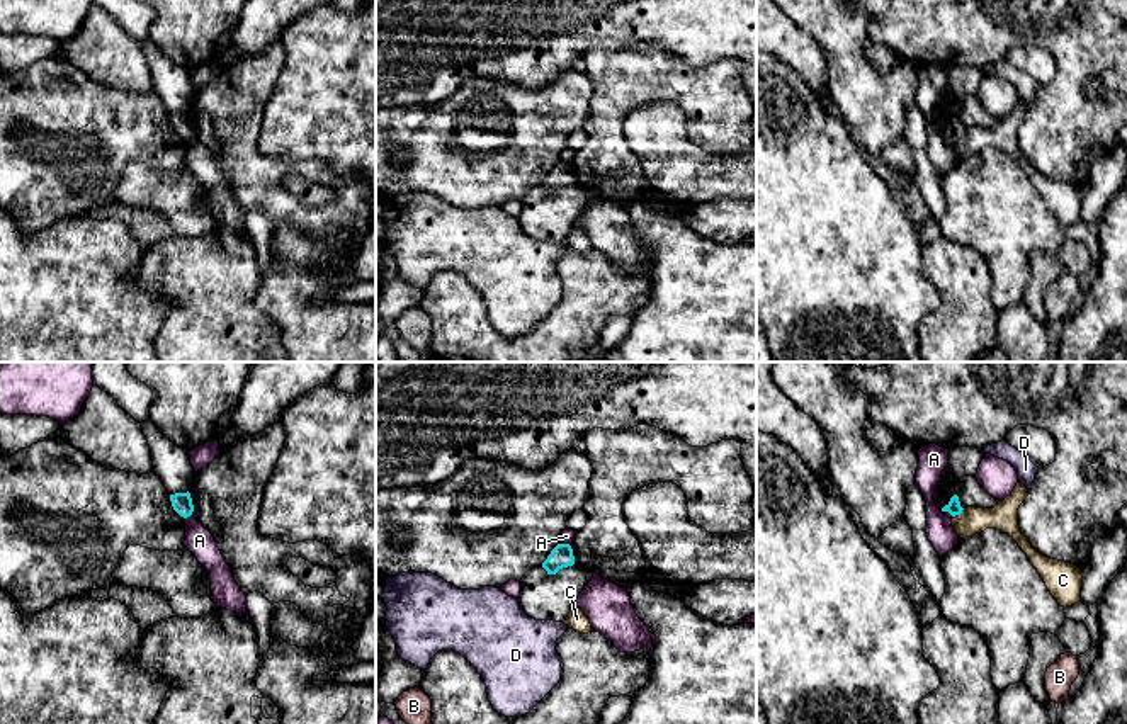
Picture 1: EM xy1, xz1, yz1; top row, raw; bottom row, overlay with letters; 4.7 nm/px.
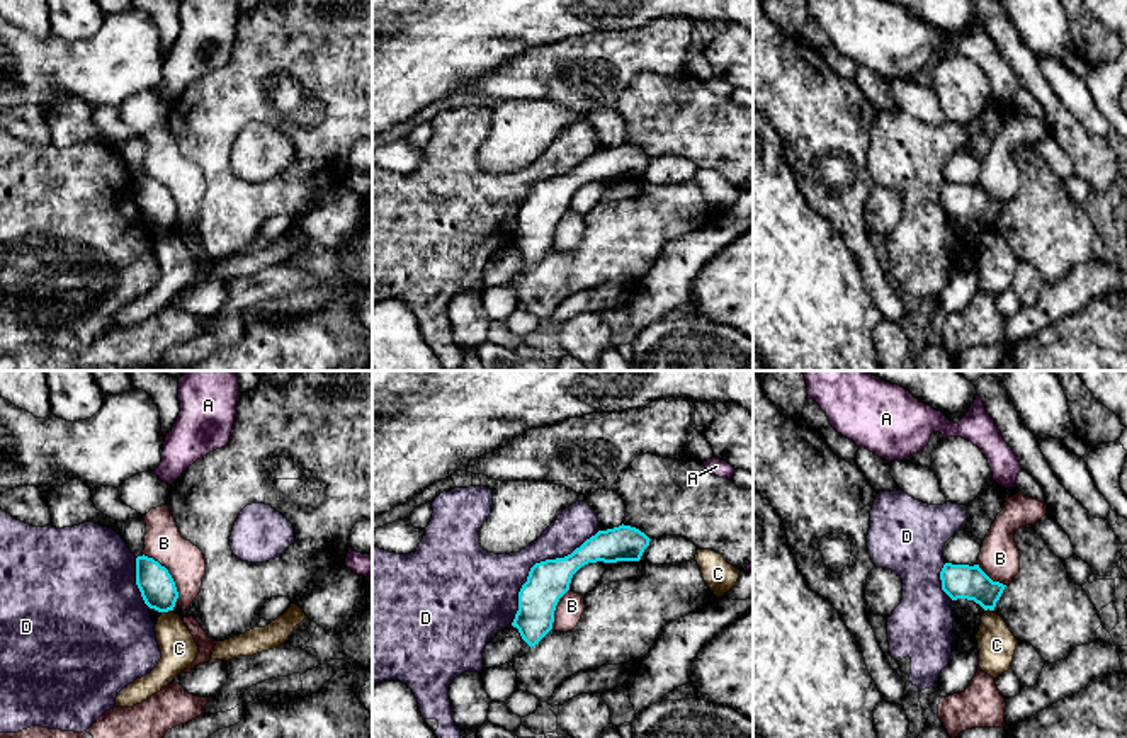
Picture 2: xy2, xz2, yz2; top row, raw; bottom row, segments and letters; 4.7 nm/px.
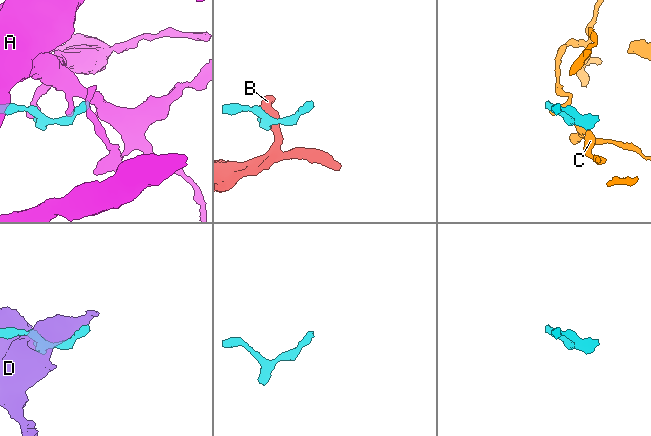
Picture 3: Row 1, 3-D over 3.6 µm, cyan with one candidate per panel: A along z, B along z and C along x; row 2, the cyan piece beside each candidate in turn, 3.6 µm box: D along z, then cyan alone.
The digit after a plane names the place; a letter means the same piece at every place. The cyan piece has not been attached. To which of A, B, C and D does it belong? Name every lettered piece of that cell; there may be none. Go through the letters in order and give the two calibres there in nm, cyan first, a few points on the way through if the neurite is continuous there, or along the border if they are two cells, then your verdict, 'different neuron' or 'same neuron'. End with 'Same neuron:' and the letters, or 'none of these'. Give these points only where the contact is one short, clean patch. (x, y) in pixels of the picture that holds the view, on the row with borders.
A: 110 nm thick on the cyan side, 60 nm on the other; different neuron
B: 170 nm thick on the cyan side, 180 nm on the other; border along xy2 (143, 553), (167, 570), (174, 582), (177, 601); different neuron
C: 70 nm thick on the cyan side, 130 nm on the other; different neuron
D: 190 nm thick on the cyan side, 300 nm on the other; different neuron
Same neuron: none of these

